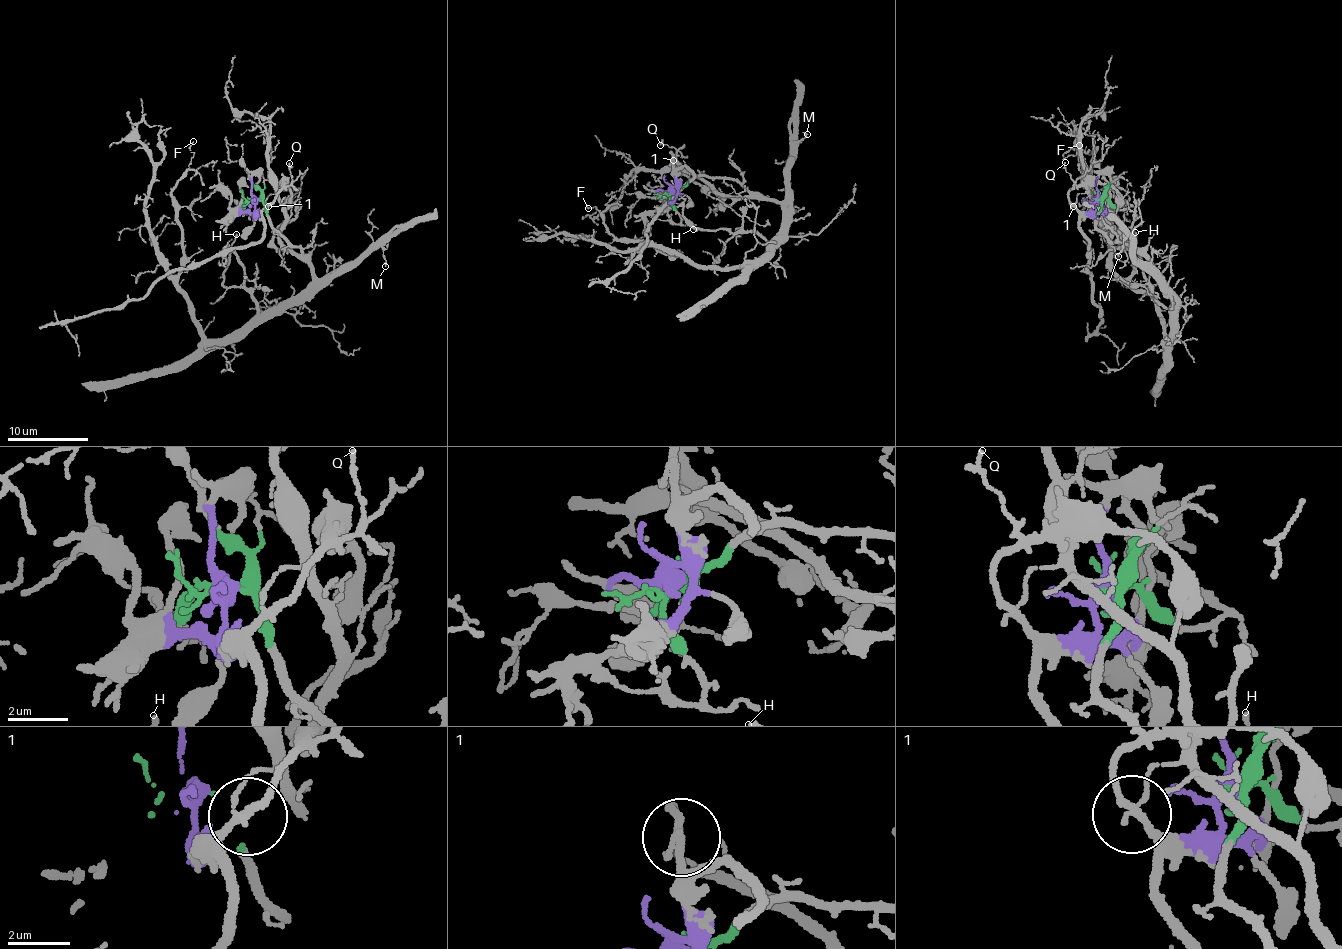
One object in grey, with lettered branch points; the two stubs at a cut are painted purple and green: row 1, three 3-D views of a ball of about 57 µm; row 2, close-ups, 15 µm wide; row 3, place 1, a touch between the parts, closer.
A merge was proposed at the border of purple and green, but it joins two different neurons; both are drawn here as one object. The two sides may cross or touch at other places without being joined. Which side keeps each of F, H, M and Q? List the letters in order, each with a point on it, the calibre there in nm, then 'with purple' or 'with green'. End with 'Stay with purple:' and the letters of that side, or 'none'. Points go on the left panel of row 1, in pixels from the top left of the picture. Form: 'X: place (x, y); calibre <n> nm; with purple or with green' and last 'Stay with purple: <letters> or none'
F: place (193, 141); calibre 100 nm; with green
H: place (236, 234); calibre 130 nm; with green
M: place (385, 266); calibre 150 nm; with green
Q: place (289, 163); calibre 170 nm; with purple
Stay with purple: Q

